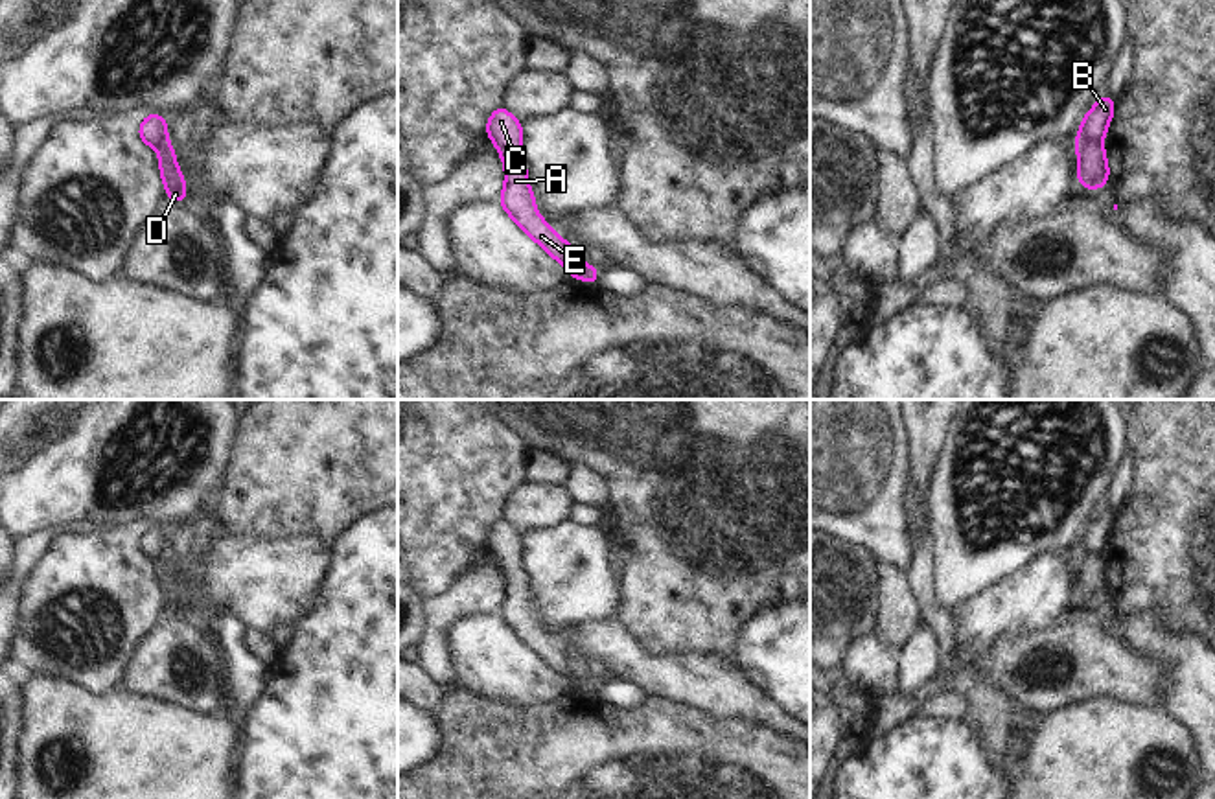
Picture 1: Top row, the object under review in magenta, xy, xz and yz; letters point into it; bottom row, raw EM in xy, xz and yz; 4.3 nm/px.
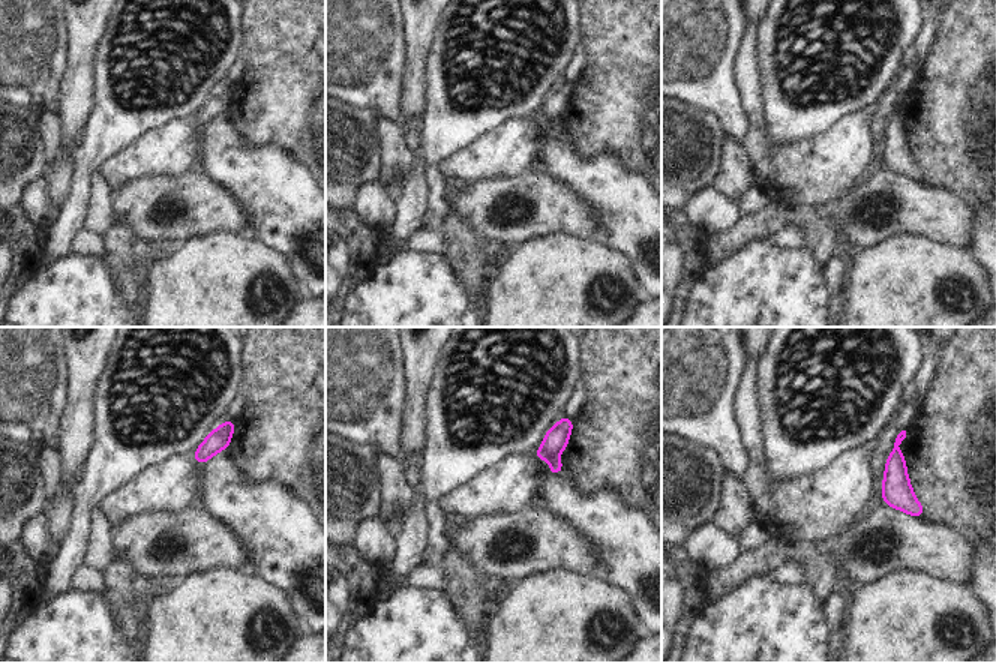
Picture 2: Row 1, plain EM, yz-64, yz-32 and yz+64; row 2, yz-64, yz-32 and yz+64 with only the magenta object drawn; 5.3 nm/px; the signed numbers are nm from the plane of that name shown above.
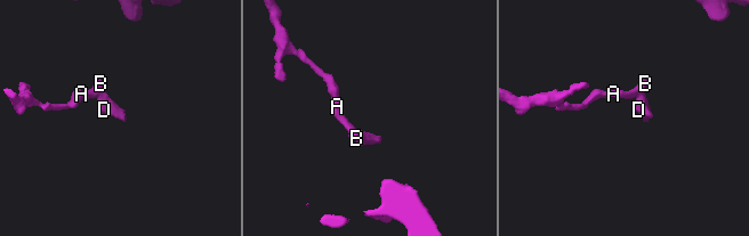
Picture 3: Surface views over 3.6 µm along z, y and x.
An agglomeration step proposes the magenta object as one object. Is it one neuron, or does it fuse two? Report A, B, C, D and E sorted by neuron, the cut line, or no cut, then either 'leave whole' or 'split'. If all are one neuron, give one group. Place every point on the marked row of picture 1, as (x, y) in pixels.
A B C E / D; cut in yz along (1101, 140), (1083, 140), (1077, 146); split

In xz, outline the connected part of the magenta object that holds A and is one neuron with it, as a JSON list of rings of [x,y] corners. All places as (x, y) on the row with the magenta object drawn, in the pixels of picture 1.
[[[499,107],[488,118],[486,136],[497,147],[504,166],[504,188],[499,195],[501,208],[574,278],[573,263],[578,260],[578,250],[558,236],[536,208],[536,197],[521,153],[523,123],[506,107]]]

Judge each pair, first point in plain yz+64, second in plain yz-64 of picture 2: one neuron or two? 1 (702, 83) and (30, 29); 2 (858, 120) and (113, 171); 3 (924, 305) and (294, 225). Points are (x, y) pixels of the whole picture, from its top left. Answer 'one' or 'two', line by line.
1: one
2: one
3: two

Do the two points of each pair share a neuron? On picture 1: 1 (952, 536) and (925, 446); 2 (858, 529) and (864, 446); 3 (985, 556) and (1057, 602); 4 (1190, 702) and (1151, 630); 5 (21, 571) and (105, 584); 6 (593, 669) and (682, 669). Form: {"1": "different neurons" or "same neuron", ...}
{"1": "different neurons", "2": "same neuron", "3": "different neurons", "4": "same neuron", "5": "different neurons", "6": "different neurons"}

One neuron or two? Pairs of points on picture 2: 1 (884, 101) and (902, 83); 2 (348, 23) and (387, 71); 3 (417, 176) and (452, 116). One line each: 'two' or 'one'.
1: one
2: one
3: one

